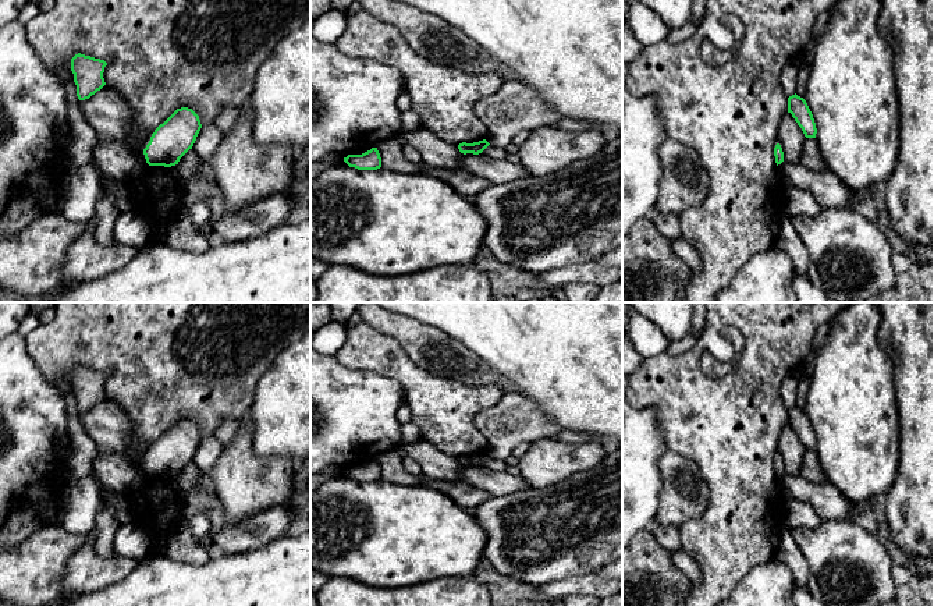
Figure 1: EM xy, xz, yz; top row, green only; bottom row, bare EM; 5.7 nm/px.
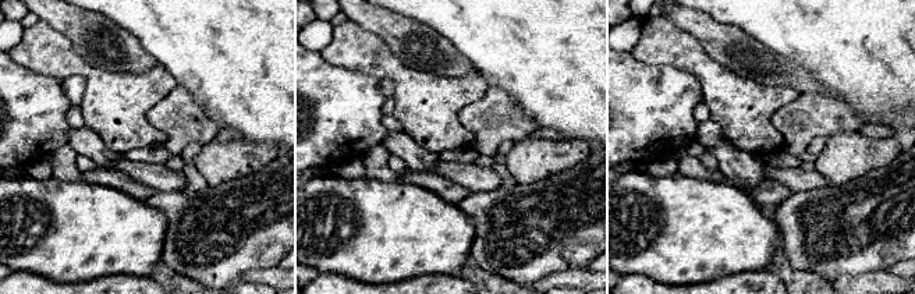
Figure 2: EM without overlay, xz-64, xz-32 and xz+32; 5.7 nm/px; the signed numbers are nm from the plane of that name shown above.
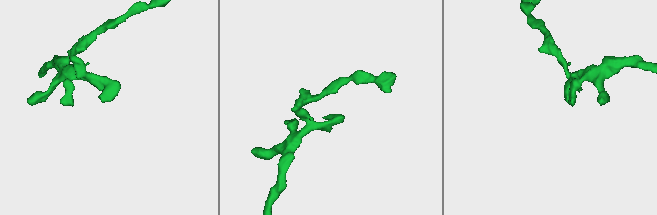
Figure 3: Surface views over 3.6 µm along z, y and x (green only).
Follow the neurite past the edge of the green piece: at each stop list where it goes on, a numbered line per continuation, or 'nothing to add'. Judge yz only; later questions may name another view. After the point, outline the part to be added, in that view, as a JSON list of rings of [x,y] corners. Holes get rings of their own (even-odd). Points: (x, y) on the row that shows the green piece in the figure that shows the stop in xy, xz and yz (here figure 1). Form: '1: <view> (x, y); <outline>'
nothing to add

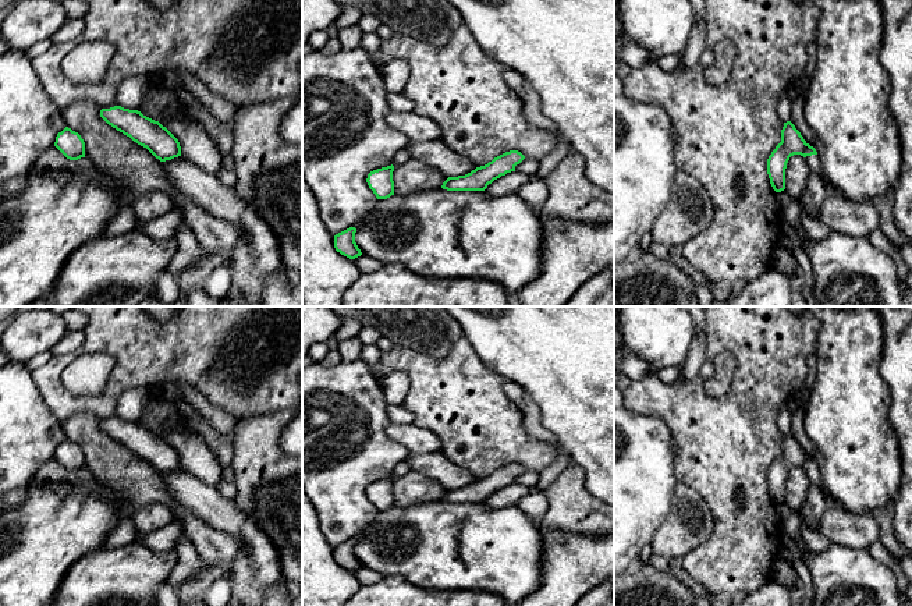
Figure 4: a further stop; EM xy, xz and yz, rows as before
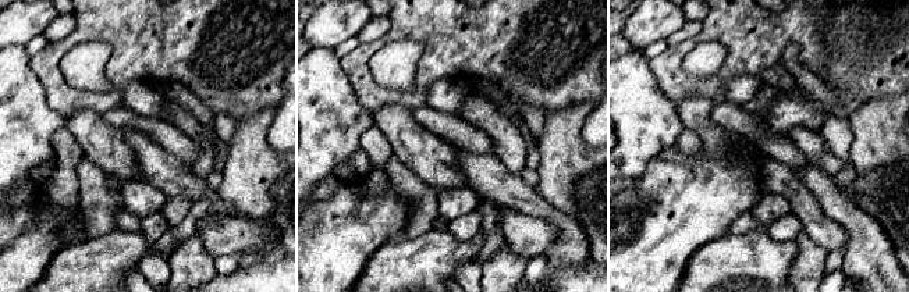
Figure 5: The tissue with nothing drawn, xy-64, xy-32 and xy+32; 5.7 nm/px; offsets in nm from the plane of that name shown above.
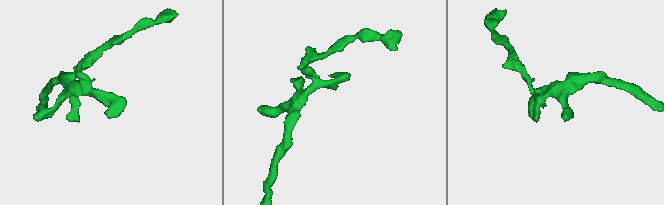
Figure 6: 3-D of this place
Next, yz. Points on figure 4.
1: yz (813, 160); [[[817,155],[806,156],[805,159],[809,164],[810,171],[821,174],[820,159]]]

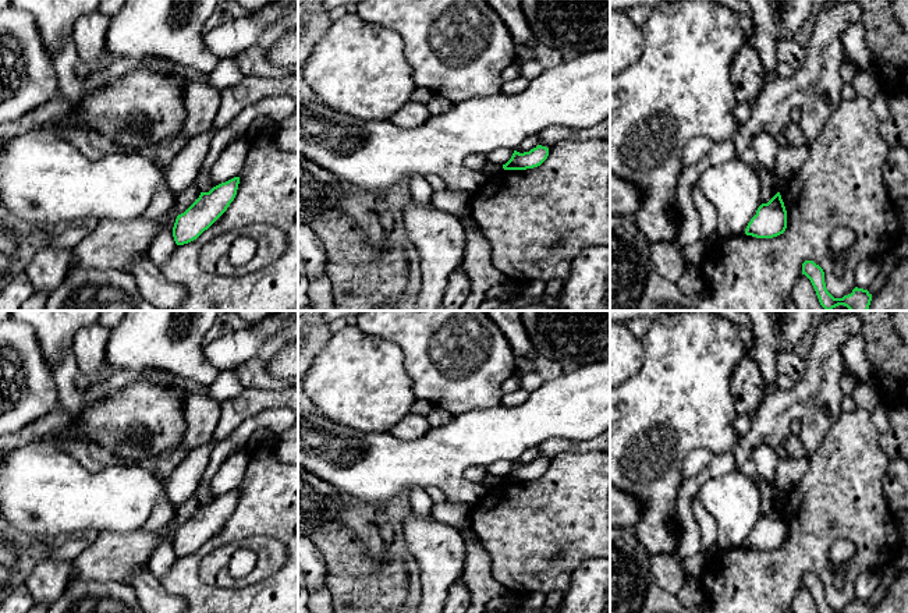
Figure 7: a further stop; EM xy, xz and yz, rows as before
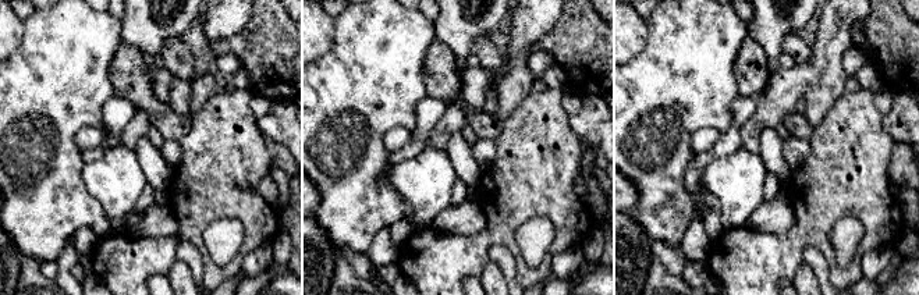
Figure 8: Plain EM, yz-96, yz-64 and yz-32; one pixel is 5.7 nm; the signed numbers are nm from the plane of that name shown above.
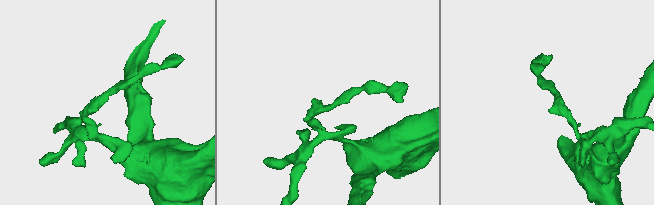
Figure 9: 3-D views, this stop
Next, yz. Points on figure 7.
nothing to add

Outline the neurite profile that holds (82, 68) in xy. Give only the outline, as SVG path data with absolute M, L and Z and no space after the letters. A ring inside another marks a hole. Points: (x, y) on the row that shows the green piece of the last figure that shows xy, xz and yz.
M78 59L75 63L75 74L78 75L81 84L84 84L85 78L99 65L107 64L109 60L100 63L100 64L88 64L86 61Z

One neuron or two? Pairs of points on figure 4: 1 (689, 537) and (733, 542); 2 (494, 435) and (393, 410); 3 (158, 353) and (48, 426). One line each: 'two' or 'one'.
1: two
2: two
3: two

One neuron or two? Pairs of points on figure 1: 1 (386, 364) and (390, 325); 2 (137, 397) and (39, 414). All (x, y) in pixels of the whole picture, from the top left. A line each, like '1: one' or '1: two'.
1: two
2: two

